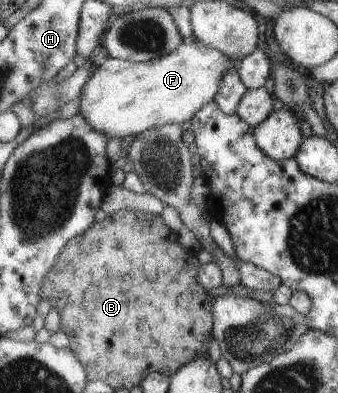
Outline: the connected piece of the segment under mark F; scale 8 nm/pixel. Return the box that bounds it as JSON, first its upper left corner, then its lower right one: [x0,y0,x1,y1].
[80,37,239,139]

